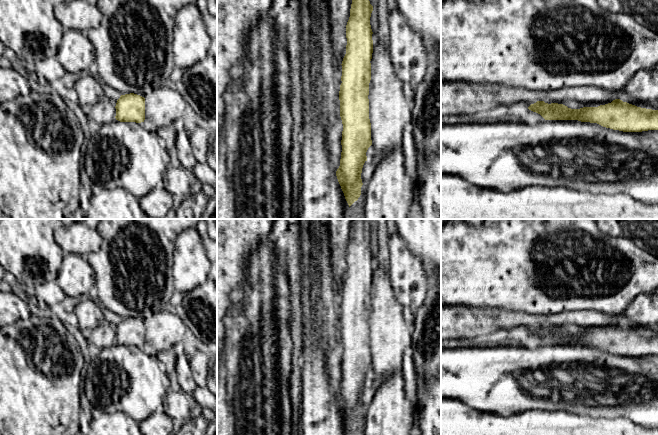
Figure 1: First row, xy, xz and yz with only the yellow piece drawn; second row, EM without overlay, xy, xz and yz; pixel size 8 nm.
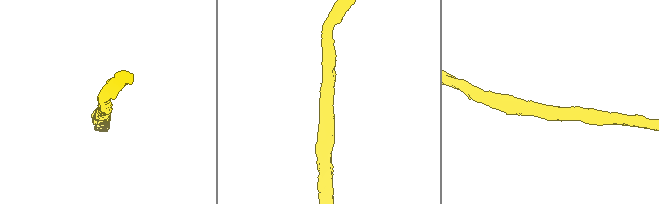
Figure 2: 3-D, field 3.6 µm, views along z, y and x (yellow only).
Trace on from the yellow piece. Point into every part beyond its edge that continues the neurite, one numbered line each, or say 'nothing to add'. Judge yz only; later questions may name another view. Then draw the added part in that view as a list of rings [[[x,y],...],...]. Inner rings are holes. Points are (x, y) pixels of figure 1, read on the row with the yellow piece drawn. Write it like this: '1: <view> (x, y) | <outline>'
nothing to add

